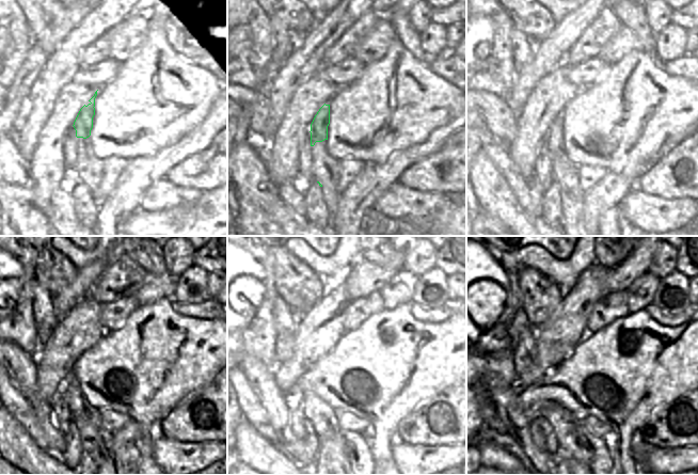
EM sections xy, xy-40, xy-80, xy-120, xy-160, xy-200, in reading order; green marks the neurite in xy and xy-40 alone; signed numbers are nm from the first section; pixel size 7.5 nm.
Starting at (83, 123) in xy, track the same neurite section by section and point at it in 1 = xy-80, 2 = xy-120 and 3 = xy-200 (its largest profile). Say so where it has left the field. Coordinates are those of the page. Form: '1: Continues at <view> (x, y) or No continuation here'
1: Continues at xy-80 (555, 138)
2: Continues at xy-120 (79, 408)
3: Continues at xy-200 (562, 421).

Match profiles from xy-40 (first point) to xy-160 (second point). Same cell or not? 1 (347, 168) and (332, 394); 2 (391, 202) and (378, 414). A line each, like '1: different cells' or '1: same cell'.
1: different cells
2: different cells

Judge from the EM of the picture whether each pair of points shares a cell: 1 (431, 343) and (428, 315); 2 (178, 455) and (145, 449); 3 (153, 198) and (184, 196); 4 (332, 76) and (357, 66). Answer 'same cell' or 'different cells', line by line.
1: different cells
2: different cells
3: same cell
4: same cell

